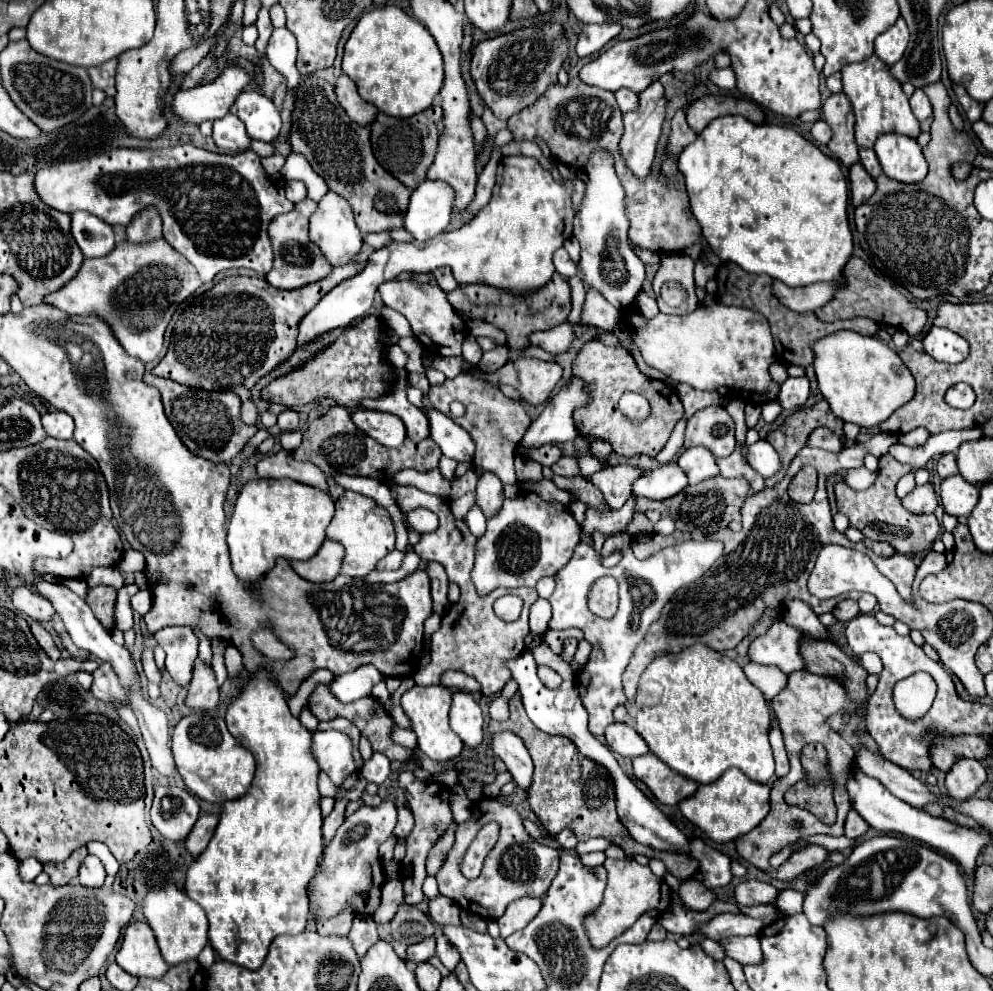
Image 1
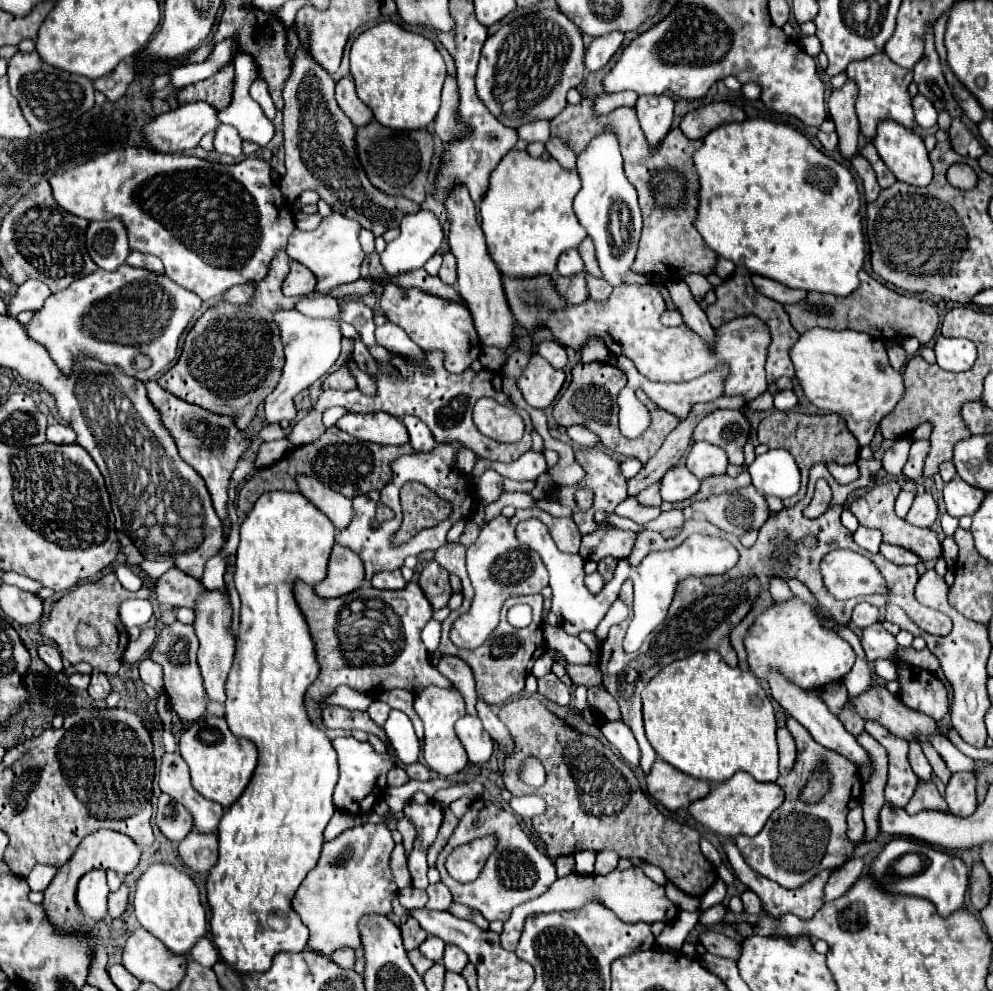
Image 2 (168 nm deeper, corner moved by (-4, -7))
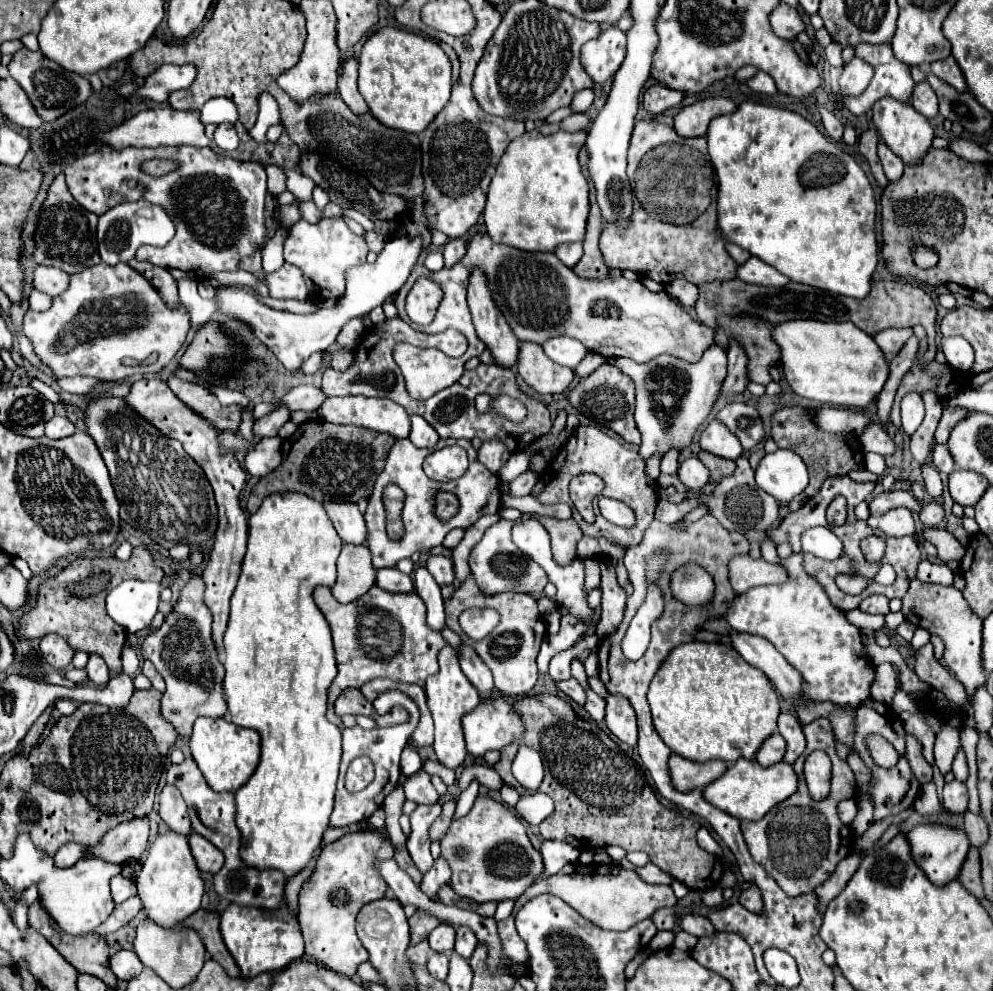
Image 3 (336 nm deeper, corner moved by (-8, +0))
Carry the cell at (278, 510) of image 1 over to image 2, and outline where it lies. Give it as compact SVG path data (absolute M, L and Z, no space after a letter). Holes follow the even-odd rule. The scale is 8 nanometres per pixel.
M299 492L261 494L241 524L241 542L235 560L235 586L241 596L241 628L233 668L225 684L225 720L237 738L247 738L257 746L259 762L249 786L241 798L225 810L219 822L219 860L209 870L205 884L213 942L221 960L239 974L267 972L277 952L301 952L309 938L309 930L303 926L301 918L297 918L291 900L307 872L315 868L325 842L323 830L335 812L331 794L337 784L337 754L325 732L313 726L305 714L303 696L307 686L317 678L319 666L307 622L293 598L293 582L303 580L309 586L321 582L327 574L333 544L333 522ZM271 914L285 920L283 930L269 926Z

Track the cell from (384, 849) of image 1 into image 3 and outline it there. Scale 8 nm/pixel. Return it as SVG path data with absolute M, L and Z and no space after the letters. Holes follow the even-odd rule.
M423 769L417 771L413 777L409 777L403 789L405 789L405 797L415 803L437 803L439 799L435 787L431 785L431 775Z

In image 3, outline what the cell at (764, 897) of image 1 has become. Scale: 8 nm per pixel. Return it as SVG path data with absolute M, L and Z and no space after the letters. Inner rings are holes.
M753 885L753 887L745 889L745 891L741 891L739 903L741 903L745 909L749 909L751 913L761 913L761 911L763 911L763 899L761 899L759 887Z

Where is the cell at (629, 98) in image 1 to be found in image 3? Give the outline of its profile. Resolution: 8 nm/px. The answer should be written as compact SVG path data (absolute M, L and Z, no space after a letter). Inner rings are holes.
M575 113L575 115L561 121L561 129L565 129L565 131L581 131L587 123L589 123L589 117L585 113Z

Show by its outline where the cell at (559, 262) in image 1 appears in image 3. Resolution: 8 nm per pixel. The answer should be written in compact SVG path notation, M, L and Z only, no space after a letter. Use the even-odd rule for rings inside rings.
M561 243L561 245L557 245L555 255L557 255L567 267L575 267L577 261L581 259L581 255L583 255L583 247L581 247L581 243Z

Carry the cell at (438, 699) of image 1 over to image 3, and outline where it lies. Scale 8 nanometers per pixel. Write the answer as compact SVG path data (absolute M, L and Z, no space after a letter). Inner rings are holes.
M445 647L438 655L439 673L431 675L427 679L425 685L425 693L427 693L427 703L435 721L435 753L437 759L449 767L449 769L457 769L459 765L463 765L465 757L467 757L467 749L465 749L465 739L463 739L463 729L461 729L461 717L469 711L473 711L481 697L479 691L469 683L469 679L463 675L463 671L459 669L459 659L453 647Z

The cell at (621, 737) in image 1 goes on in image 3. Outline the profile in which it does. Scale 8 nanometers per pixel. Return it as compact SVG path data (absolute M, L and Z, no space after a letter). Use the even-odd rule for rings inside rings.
M607 695L607 711L605 711L605 725L607 729L627 743L629 747L637 745L637 723L635 723L635 711L631 703L621 695Z

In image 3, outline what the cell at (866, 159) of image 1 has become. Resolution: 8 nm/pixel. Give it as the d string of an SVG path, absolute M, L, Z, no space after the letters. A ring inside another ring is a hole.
M881 141L879 143L879 159L883 163L883 169L885 169L885 175L889 181L897 181L901 177L901 171L903 171L903 161Z

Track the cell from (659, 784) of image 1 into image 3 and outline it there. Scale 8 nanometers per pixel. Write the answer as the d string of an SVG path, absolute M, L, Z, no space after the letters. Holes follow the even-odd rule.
M675 753L669 757L671 779L679 791L693 791L695 787L705 787L713 779L723 775L725 769L727 769L727 763L721 759L713 759L707 763L695 763Z

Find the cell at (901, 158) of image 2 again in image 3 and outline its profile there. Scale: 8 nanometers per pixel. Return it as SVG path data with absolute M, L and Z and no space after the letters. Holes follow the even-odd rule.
M883 97L873 105L873 123L881 133L881 139L891 147L895 155L903 159L903 163L919 163L921 155L925 155L925 151L931 147L933 127L929 125L929 121L911 105L901 103L893 97Z

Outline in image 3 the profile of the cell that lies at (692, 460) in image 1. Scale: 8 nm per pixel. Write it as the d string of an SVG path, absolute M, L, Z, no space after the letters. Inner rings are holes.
M713 419L705 427L699 443L701 443L701 449L705 449L713 455L721 455L725 459L737 459L743 455L743 447L741 447L739 439L717 419Z

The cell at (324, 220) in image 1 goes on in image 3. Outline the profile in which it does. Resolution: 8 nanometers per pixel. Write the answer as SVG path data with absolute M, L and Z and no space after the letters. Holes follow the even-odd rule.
M341 217L321 219L321 223L307 223L305 219L297 221L285 239L285 263L301 269L305 281L311 285L313 293L339 299L345 293L345 269L365 263L367 245L365 239L351 233Z

